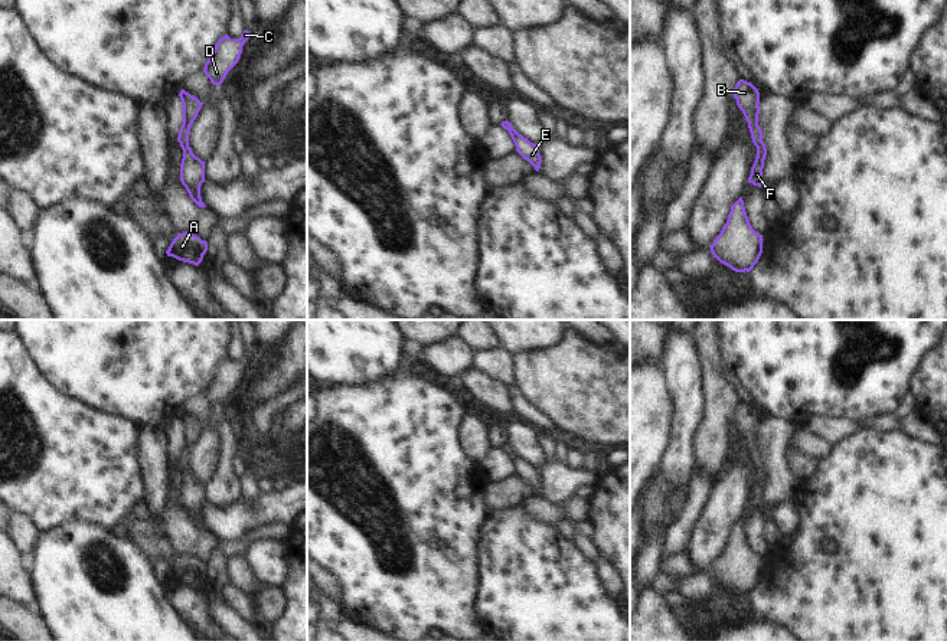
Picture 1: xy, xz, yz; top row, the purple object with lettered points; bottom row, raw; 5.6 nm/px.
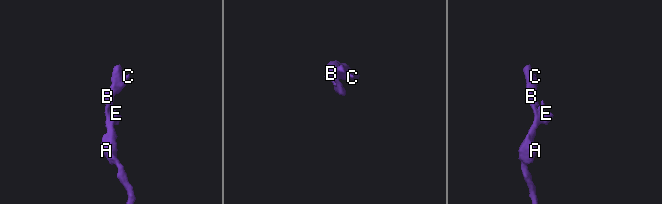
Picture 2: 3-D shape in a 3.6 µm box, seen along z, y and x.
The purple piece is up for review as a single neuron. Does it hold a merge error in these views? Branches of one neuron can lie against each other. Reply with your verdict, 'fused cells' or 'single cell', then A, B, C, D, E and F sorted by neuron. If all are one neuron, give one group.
single cell | A B C D E F

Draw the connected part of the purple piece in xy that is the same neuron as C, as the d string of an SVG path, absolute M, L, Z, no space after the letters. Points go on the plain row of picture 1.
M244 353L239 362L231 362L228 357L225 357L218 363L203 390L205 398L213 408L219 409L228 395L238 386L242 376L242 369L248 362L249 354Z

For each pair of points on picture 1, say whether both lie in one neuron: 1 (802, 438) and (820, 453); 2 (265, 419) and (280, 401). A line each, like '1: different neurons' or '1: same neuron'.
1: same neuron
2: same neuron

